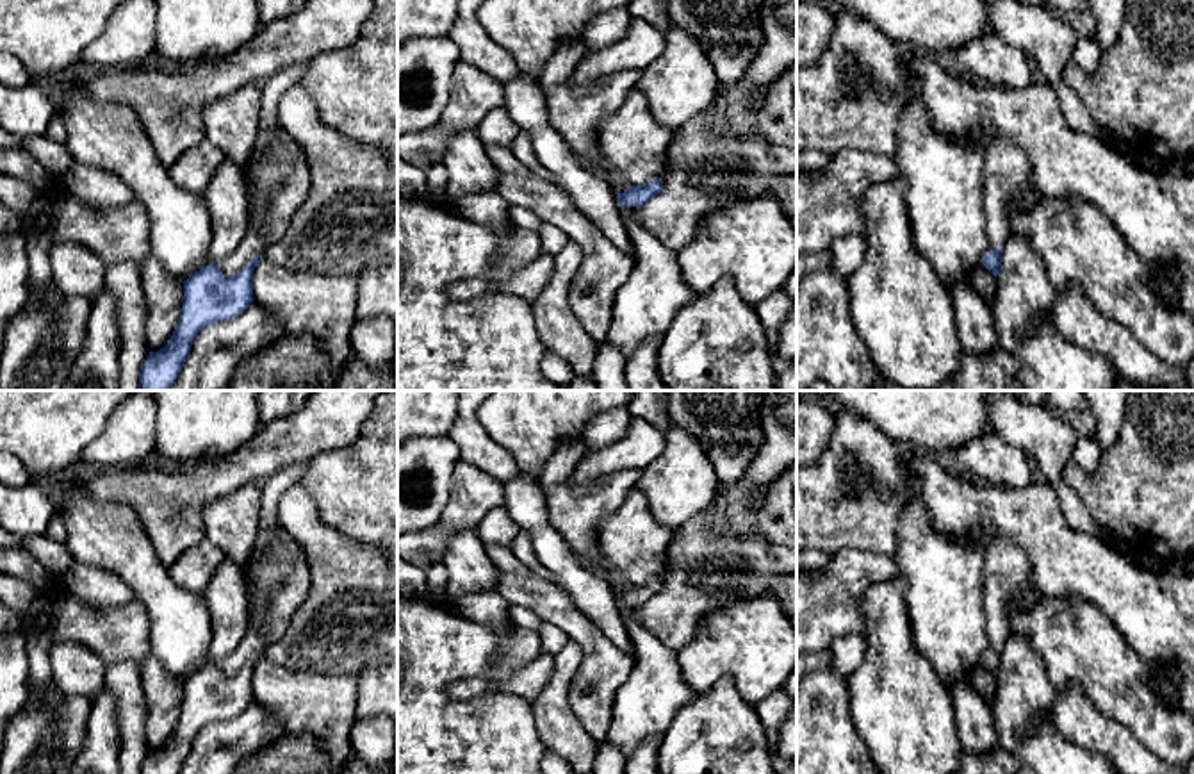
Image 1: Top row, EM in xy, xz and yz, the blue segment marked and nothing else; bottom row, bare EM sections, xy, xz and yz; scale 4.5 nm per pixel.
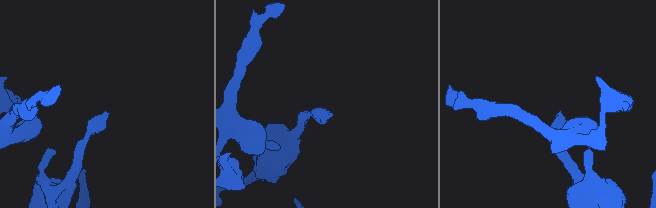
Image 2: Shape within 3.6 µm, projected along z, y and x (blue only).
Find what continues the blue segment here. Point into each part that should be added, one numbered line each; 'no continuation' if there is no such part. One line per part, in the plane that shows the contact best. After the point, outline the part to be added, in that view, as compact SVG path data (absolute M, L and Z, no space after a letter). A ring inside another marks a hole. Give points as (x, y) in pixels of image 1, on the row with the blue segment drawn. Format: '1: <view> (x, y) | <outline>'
1: yz (1007, 172) | M1003 137L984 144L982 196L985 212L987 255L1003 250L1010 237L1010 200L1018 194L1026 205L1039 198L1028 155Z

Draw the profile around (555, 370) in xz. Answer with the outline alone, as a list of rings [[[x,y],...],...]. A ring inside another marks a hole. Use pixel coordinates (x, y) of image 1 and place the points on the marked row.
[[[549,350],[544,353],[540,367],[544,376],[556,385],[570,387],[574,382],[576,375],[570,366]]]

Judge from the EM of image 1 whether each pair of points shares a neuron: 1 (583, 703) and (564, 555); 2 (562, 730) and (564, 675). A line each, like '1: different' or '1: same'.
1: different
2: same

